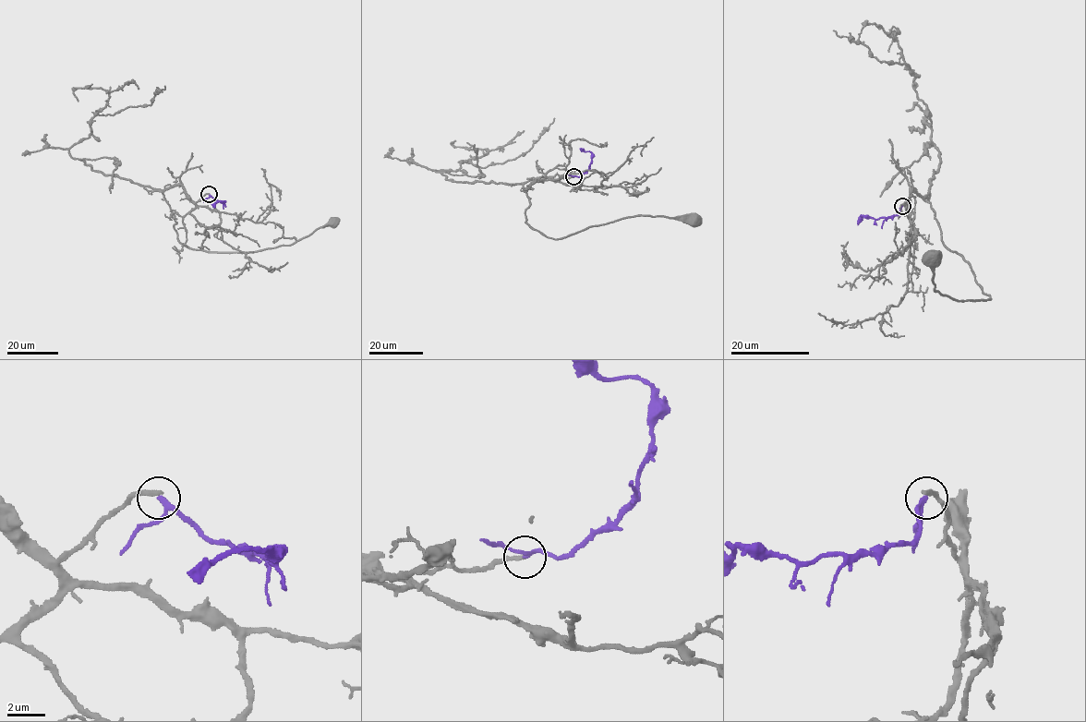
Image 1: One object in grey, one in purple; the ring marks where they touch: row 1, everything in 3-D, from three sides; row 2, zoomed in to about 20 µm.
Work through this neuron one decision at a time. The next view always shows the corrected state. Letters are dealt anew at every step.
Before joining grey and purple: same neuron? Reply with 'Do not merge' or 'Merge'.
Do not merge

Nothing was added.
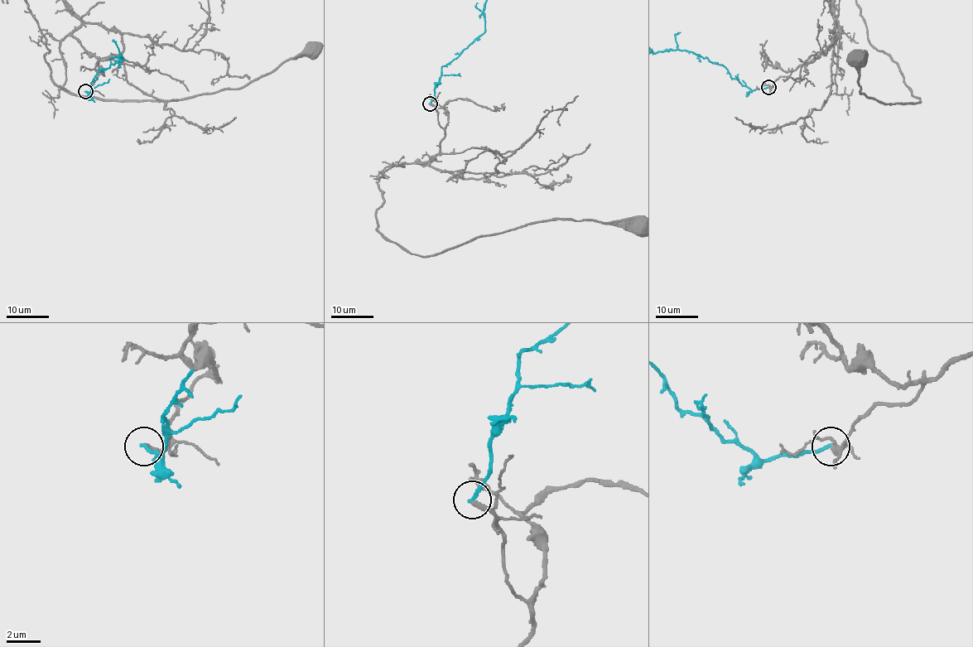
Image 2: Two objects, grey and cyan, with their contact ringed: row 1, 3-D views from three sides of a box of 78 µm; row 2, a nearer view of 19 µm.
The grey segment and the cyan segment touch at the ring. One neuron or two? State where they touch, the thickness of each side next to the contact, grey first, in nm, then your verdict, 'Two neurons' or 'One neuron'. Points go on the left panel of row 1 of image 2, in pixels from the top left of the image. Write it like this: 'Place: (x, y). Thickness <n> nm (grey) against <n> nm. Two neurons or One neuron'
Place: (85, 91). Thickness 280 nm (grey) against 200 nm. Two neurons

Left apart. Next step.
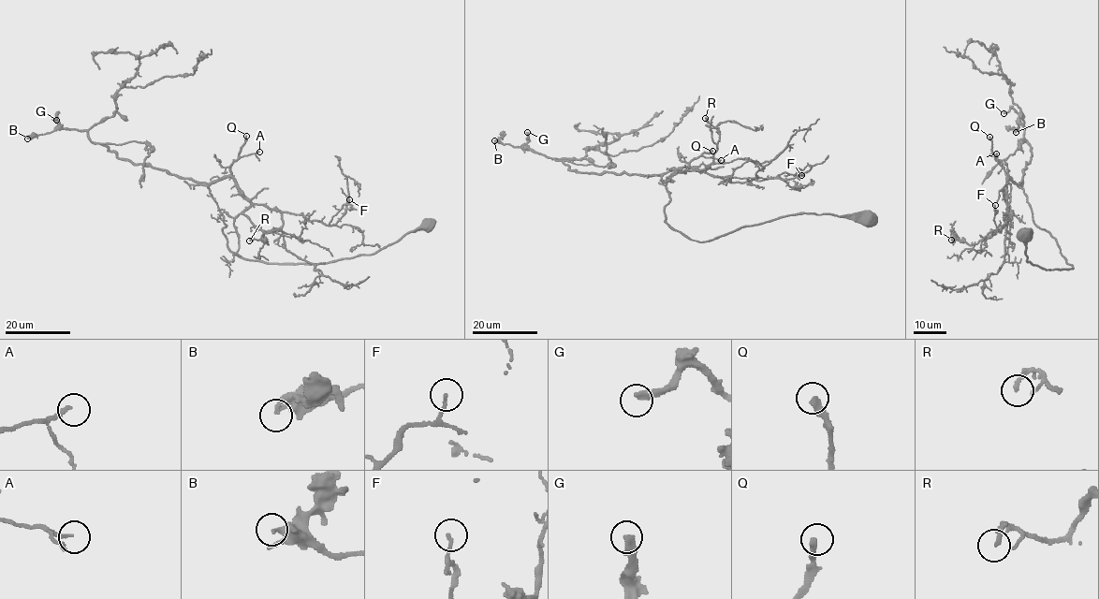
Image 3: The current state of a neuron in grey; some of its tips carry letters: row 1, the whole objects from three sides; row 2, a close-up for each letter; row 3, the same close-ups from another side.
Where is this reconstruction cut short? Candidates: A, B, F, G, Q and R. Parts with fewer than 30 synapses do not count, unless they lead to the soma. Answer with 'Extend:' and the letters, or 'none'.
Extend: A, G, Q

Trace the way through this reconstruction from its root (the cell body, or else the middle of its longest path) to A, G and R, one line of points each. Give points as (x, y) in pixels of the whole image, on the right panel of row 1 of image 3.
A: (1025, 231), (1028, 262), (1045, 270), (1074, 267), (1057, 242), (1033, 223), (1026, 195), (1008, 179), (996, 153)
G: (1025, 231), (1028, 262), (1045, 270), (1074, 267), (1033, 223), (1018, 186), (1032, 148), (1019, 113), (1003, 113)
R: (1025, 231), (1028, 262), (1074, 267), (1008, 178), (1004, 226), (976, 243), (951, 240)

